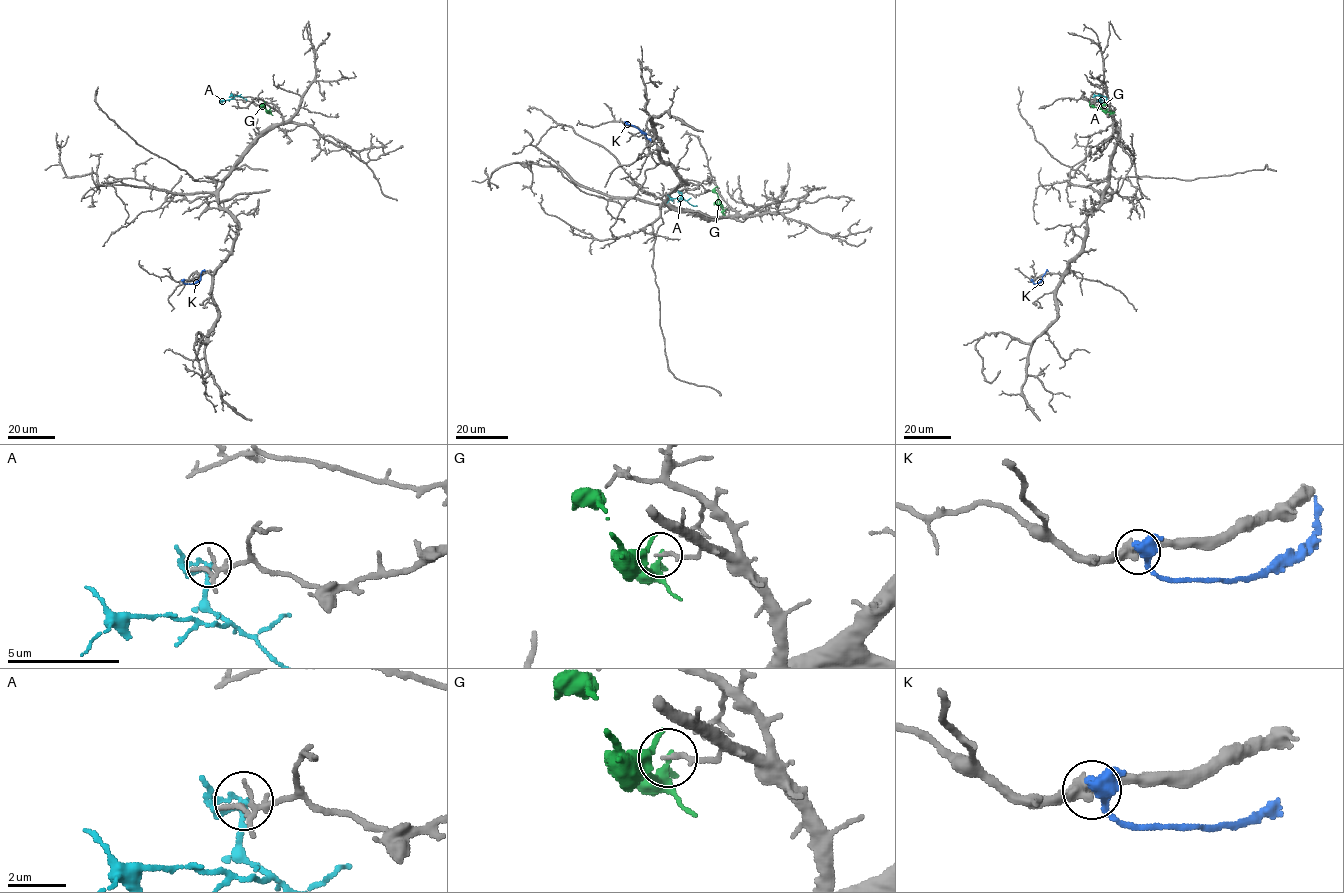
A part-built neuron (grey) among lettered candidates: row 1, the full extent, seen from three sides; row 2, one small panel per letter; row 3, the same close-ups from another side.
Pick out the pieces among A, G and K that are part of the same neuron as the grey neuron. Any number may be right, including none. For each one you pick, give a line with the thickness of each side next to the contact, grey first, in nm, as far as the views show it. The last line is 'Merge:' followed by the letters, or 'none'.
Merge: none

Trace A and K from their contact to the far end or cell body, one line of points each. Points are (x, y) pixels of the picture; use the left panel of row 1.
A: (232, 96), (232, 99), (219, 103)
K: (182, 280), (194, 283), (205, 271)

